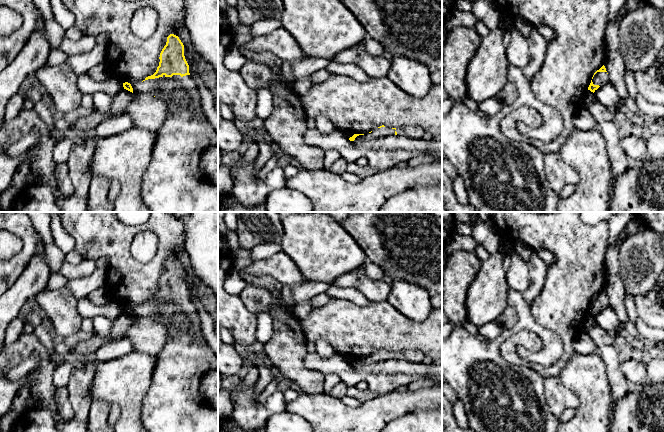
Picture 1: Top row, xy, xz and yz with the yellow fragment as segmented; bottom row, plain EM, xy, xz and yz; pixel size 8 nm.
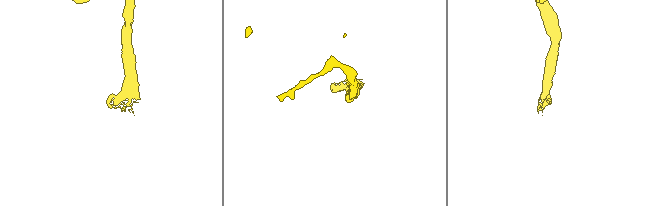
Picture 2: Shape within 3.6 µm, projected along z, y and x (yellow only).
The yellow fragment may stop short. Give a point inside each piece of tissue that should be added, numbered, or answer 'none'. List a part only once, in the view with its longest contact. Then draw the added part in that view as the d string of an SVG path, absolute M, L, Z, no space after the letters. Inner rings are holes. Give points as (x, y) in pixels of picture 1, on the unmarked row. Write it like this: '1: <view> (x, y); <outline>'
1: yz (600, 302); M597 296L594 299L592 306L594 309L599 309L599 310L609 307L607 296Z

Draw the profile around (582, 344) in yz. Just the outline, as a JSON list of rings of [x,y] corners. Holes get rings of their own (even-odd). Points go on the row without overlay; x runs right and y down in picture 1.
[[[579,330],[573,341],[574,352],[580,355],[597,353],[598,350],[594,346],[593,341],[583,330]]]

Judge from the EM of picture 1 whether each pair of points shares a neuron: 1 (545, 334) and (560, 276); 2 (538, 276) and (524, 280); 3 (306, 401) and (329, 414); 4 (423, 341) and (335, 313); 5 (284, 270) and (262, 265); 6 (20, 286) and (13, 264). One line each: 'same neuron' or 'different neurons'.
1: different neurons
2: different neurons
3: same neuron
4: same neuron
5: same neuron
6: different neurons

